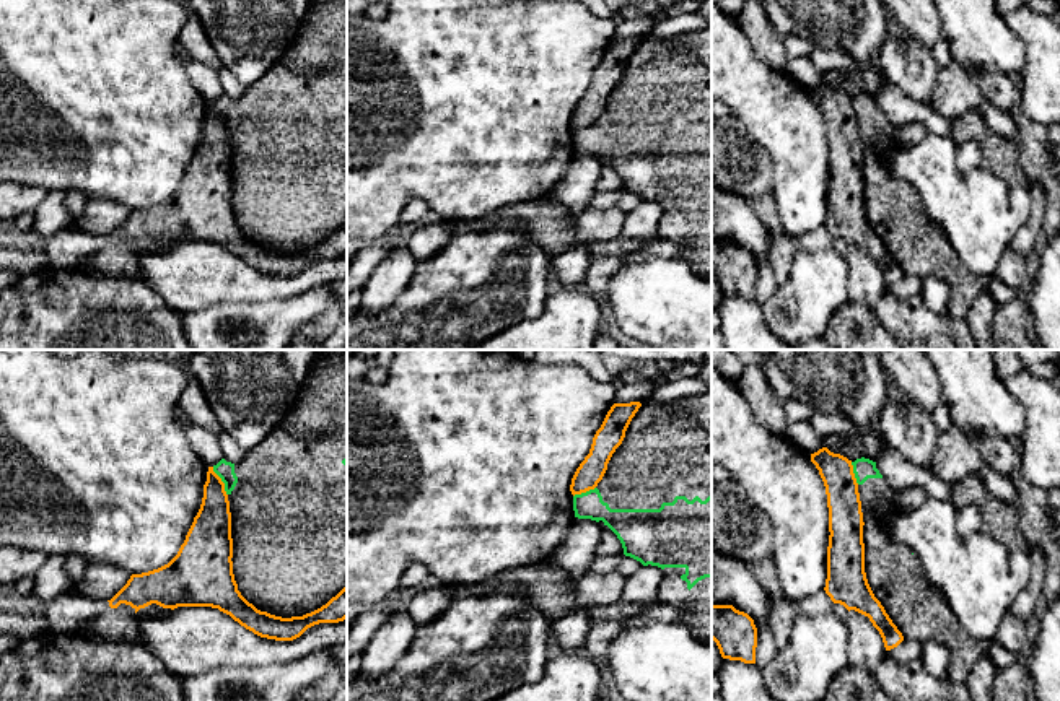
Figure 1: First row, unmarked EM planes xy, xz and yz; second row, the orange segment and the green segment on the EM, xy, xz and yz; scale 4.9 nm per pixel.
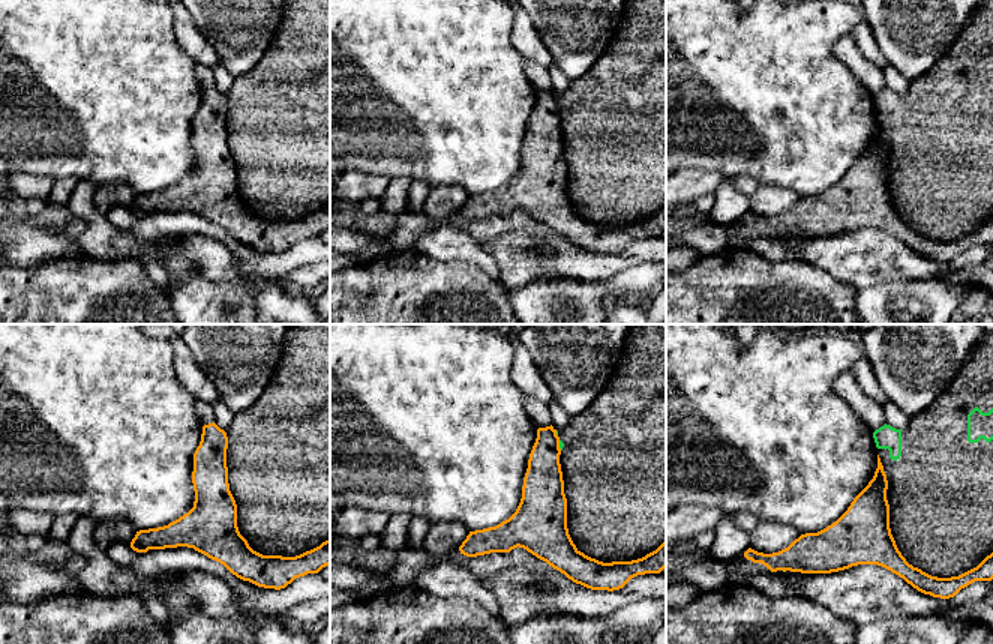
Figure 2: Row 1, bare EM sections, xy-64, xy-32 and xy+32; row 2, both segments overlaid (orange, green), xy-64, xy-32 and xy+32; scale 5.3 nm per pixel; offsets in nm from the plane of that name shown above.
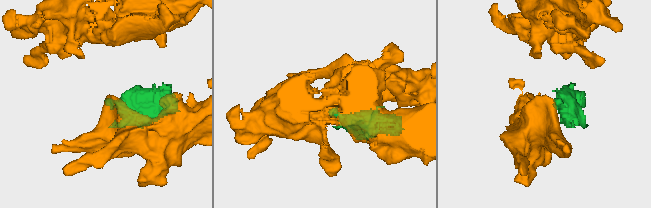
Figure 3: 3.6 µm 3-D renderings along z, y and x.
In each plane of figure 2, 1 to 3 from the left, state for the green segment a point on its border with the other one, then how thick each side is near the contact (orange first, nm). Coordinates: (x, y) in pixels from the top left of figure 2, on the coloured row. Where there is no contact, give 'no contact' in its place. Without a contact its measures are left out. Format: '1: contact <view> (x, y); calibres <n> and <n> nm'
1: no contact
2: contact xy-32 (558, 445); calibres 220 and 30 nm
3: no contact

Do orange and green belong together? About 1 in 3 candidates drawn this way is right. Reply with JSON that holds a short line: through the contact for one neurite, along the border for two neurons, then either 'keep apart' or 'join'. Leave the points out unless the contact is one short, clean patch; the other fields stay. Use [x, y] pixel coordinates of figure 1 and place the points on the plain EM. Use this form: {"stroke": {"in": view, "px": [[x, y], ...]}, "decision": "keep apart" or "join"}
{"stroke": {"in": "xy", "px": [[212, 103], [223, 119], [227, 130]]}, "decision": "keep apart"}

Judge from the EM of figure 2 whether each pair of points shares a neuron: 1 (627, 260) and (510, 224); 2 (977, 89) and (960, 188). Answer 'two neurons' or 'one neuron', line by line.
1: two neurons
2: one neuron

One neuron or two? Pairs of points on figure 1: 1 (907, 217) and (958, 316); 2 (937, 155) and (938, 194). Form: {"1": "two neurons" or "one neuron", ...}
{"1": "one neuron", "2": "one neuron"}

